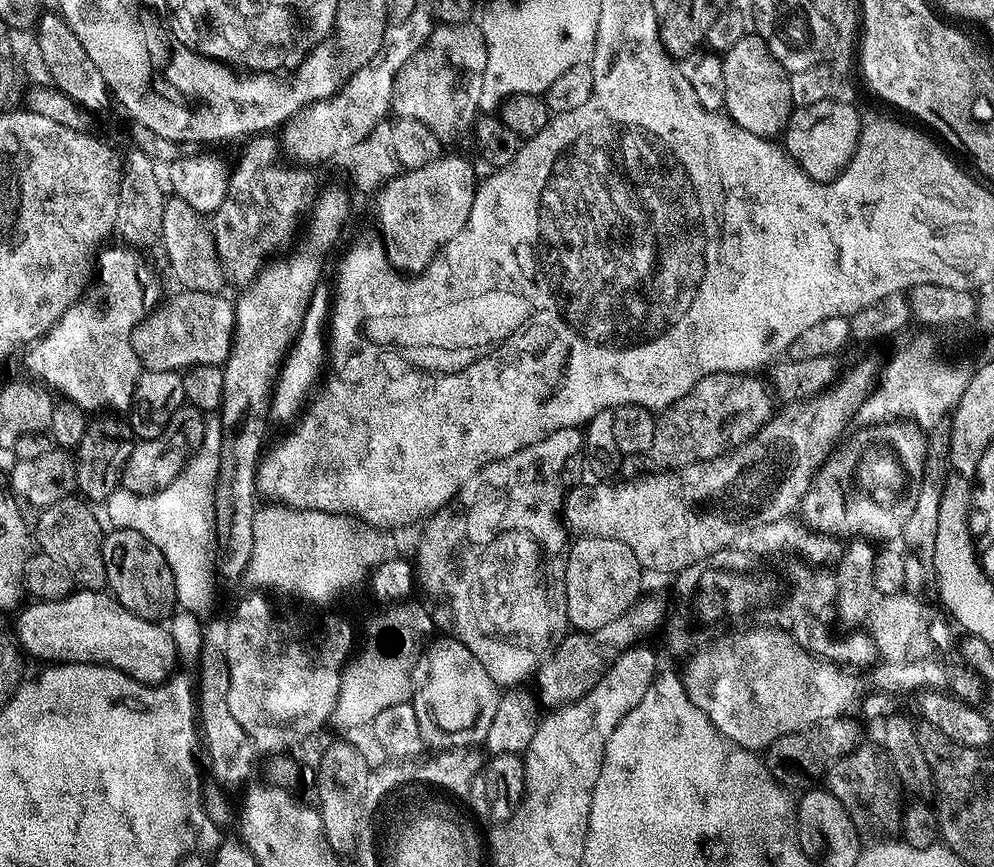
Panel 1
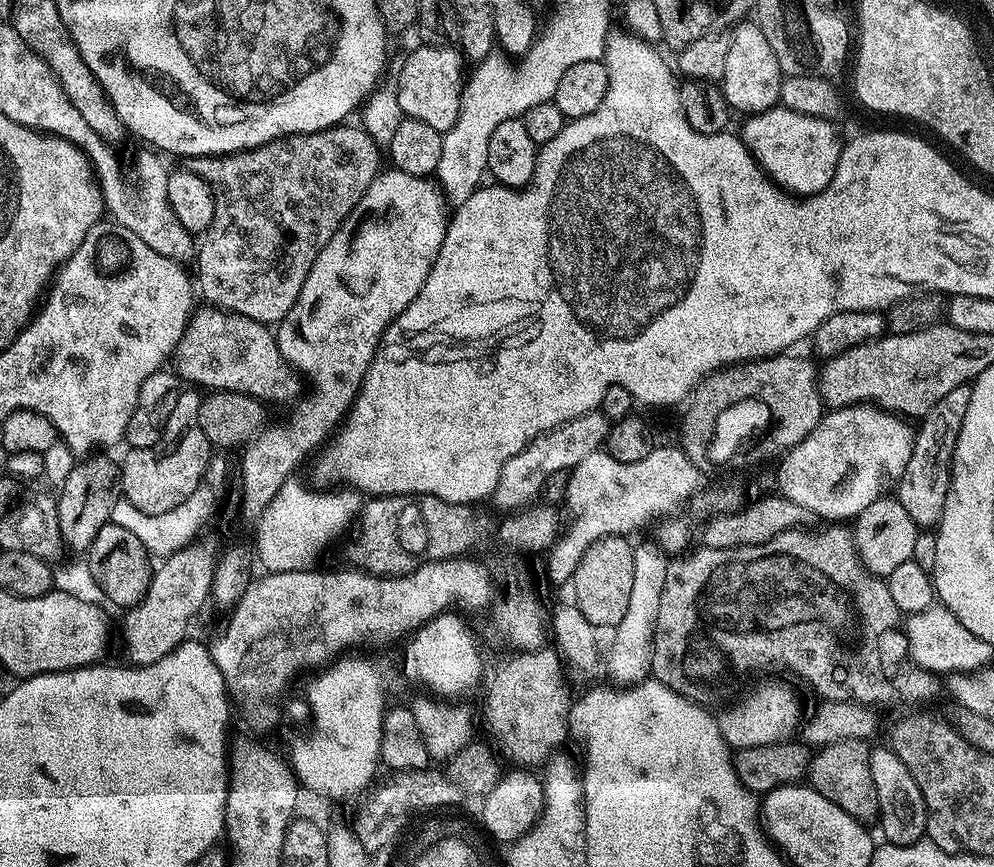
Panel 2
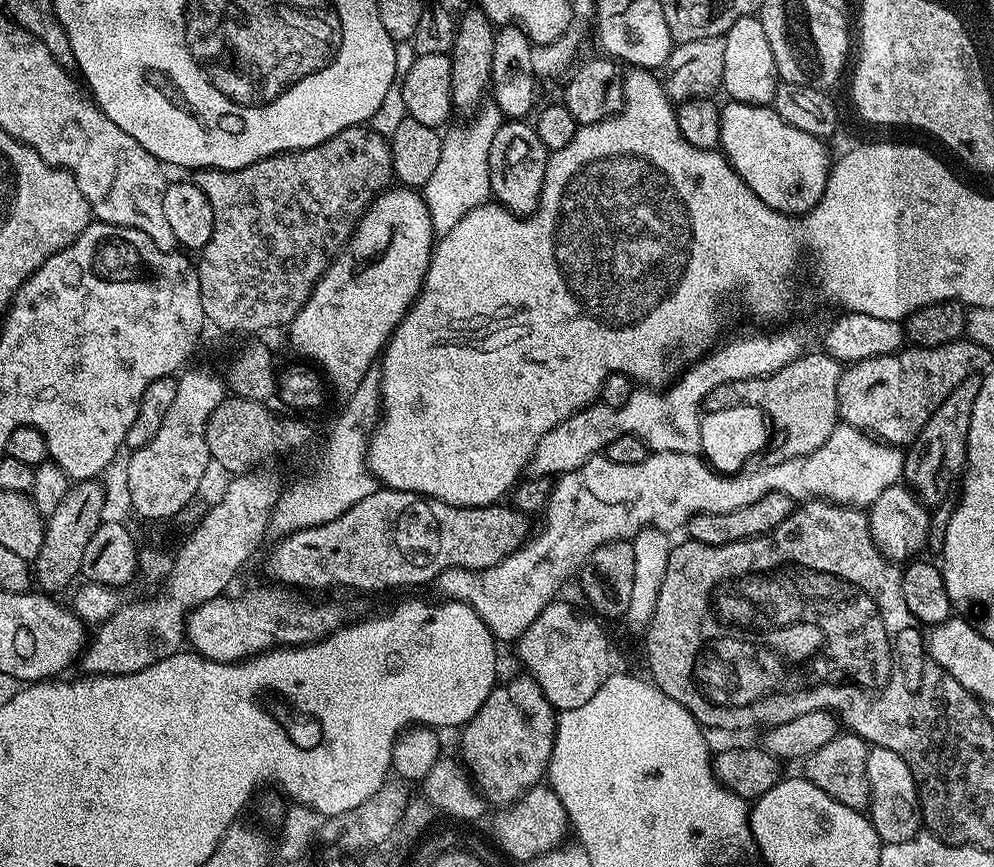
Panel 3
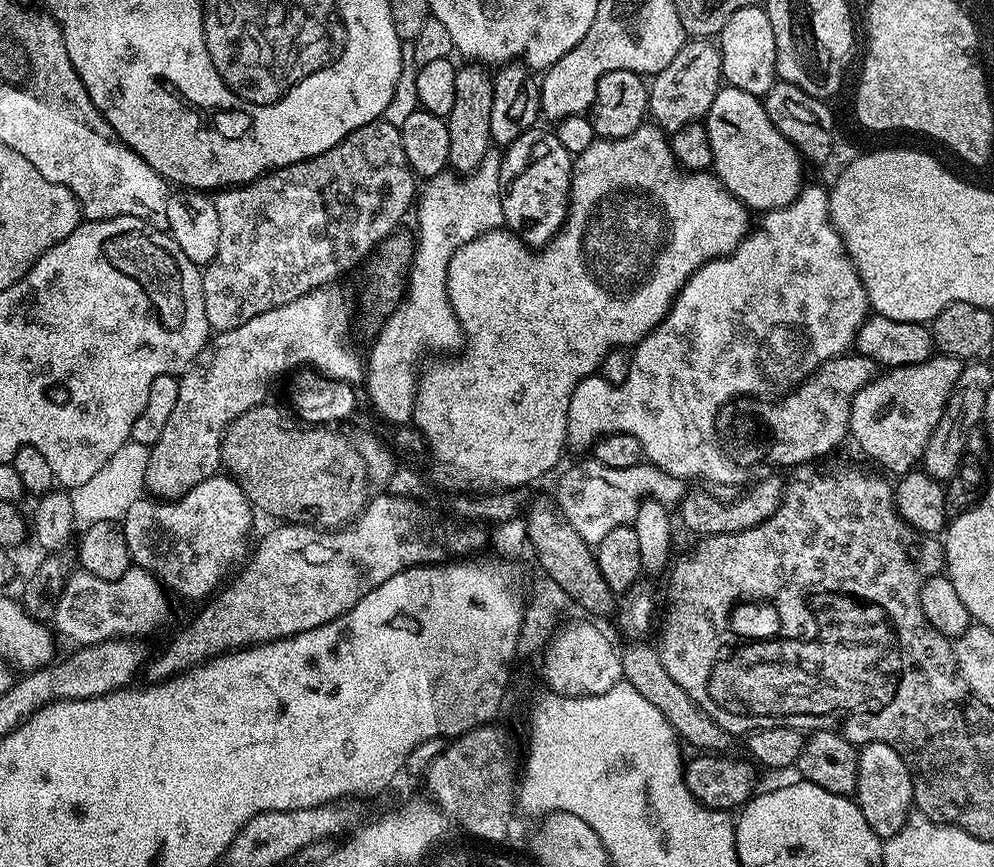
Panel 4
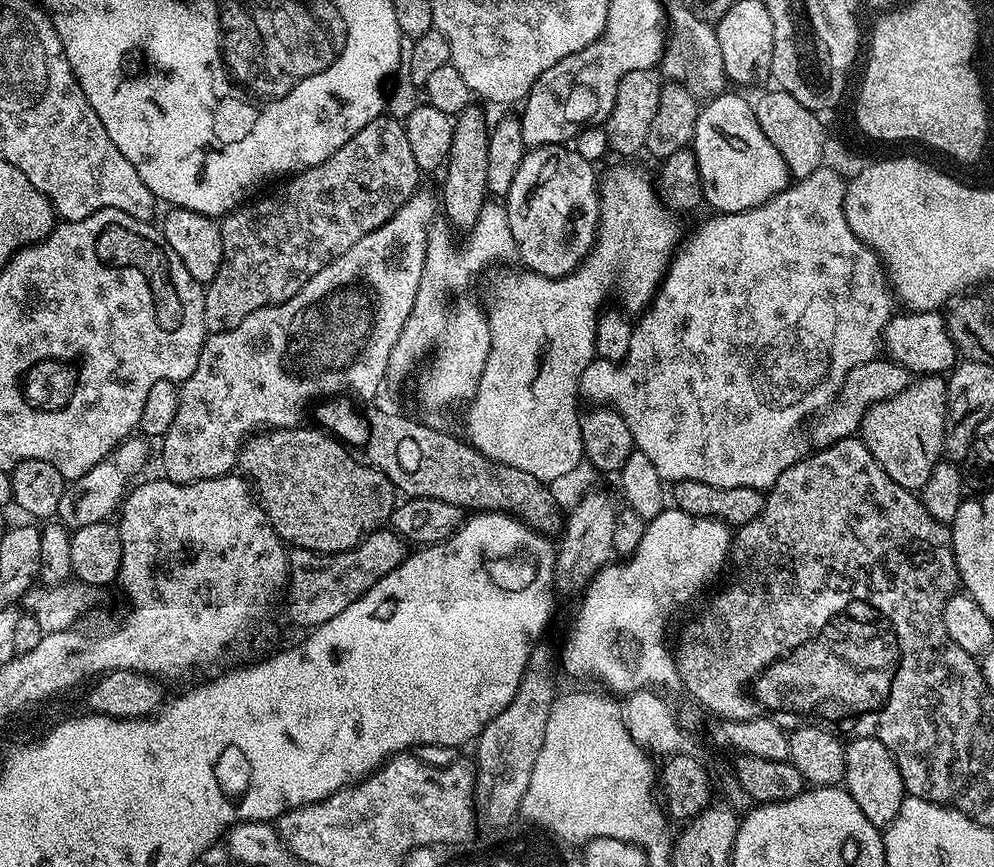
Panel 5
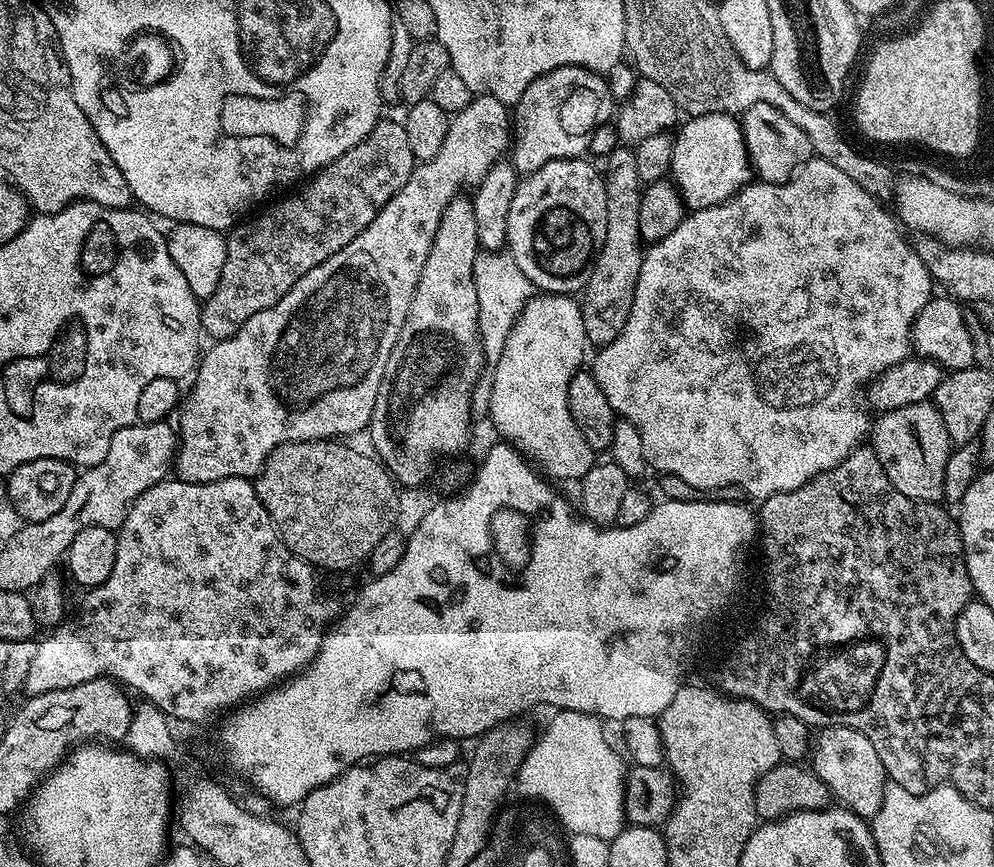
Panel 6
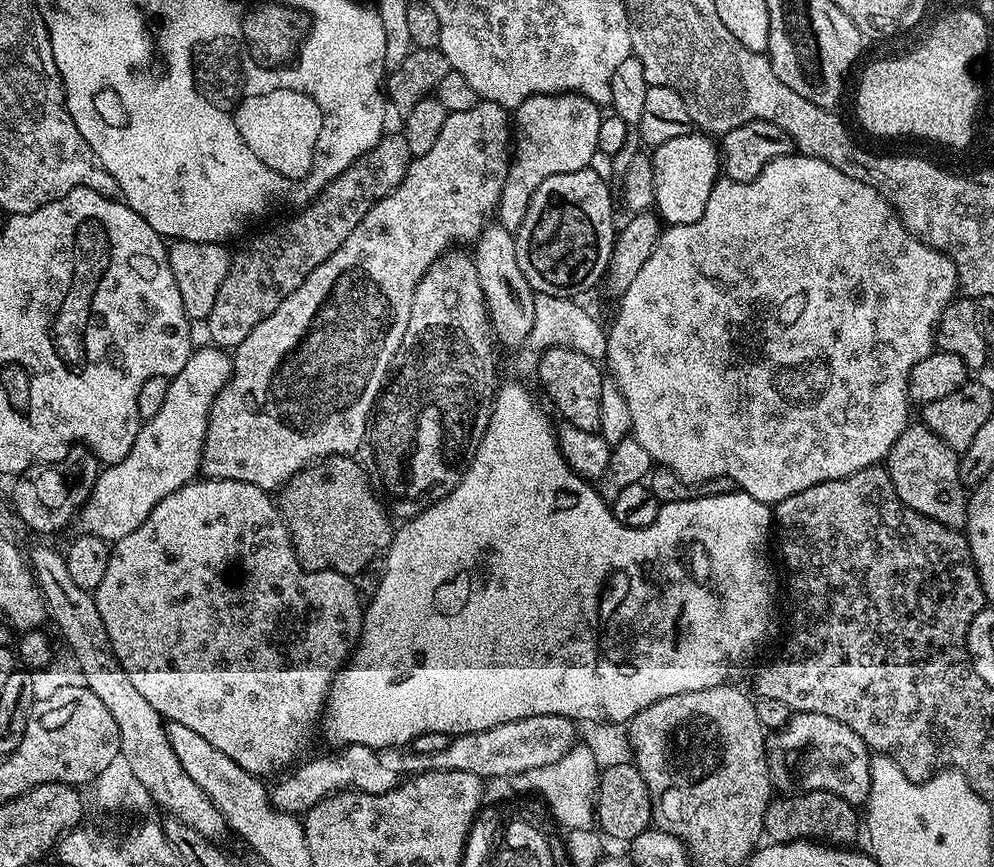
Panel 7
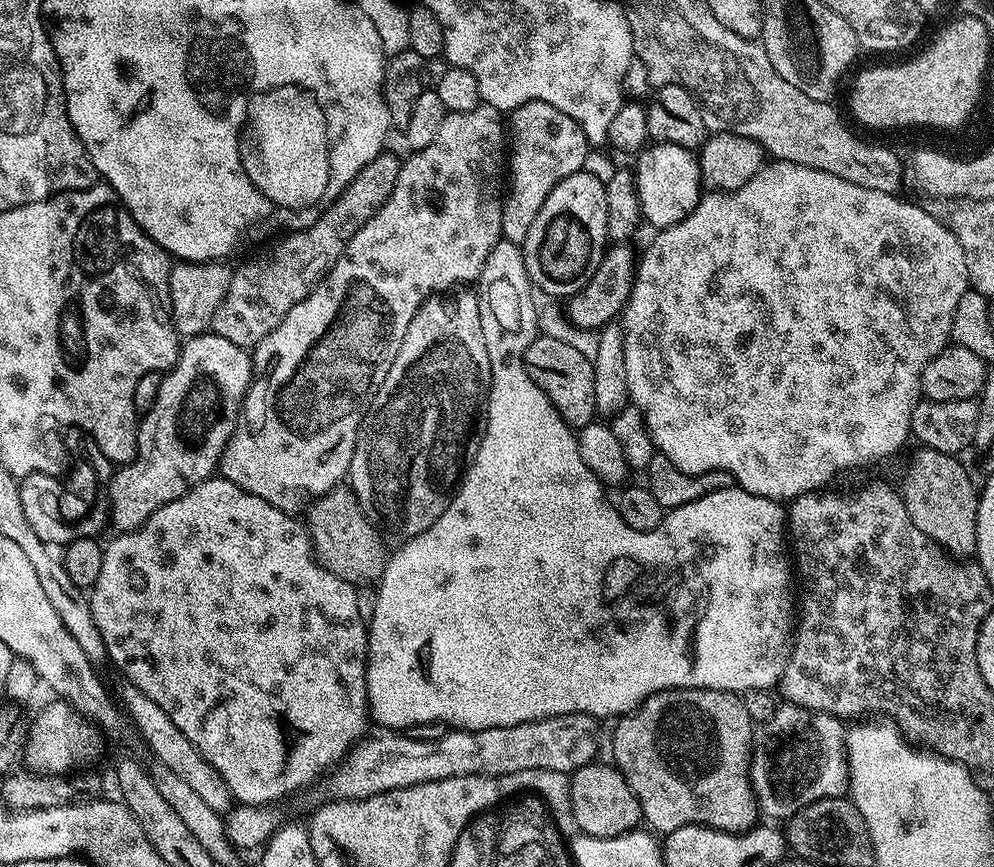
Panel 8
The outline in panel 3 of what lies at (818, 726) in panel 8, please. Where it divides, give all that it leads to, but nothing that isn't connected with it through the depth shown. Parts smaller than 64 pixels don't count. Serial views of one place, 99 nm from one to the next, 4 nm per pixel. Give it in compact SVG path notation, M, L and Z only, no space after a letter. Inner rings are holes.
M872 746L866 758L866 778L870 782L870 802L866 812L881 841L884 844L897 844L921 835L920 799L910 766L906 766L906 762L902 762L894 750Z

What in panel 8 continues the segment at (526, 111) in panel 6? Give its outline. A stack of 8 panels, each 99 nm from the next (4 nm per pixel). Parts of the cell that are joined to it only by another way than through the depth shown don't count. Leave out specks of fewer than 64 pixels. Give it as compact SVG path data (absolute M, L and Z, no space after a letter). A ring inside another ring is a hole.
M526 102L510 113L510 147L506 152L506 195L502 200L500 230L505 240L523 242L530 222L546 202L546 194L570 174L585 167L590 145L580 128L562 110L546 106L546 102Z

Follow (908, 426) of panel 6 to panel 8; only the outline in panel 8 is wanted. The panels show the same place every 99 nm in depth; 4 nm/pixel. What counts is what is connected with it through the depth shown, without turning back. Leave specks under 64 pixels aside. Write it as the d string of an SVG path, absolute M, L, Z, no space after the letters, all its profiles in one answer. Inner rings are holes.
M923 446L915 449L912 461L908 464L908 473L904 476L902 495L904 505L910 514L910 522L926 534L935 544L939 544L953 558L972 558L976 555L976 519L978 518L978 488L972 485L972 476L959 464L956 456L947 456L933 448Z

